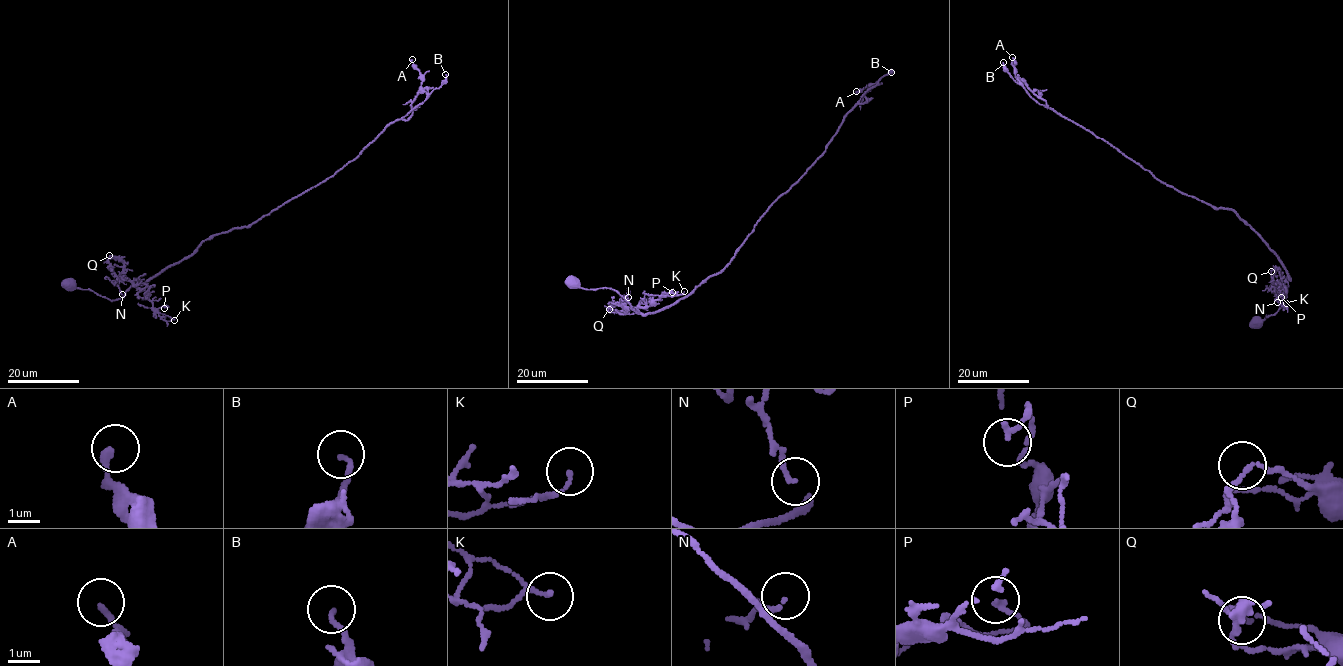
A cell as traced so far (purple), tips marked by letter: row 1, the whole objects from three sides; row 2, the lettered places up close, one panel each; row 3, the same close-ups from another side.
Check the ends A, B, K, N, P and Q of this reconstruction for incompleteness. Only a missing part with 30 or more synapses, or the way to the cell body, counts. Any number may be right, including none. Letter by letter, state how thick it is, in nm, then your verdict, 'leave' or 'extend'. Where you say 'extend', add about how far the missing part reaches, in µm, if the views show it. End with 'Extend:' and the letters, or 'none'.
A: calibre 180 nm; leave
B: calibre 130 nm; leave
K: calibre 110 nm; leave
N: calibre 130 nm; leave
P: calibre 160 nm; leave
Q: calibre 120 nm; leave
Extend: none

